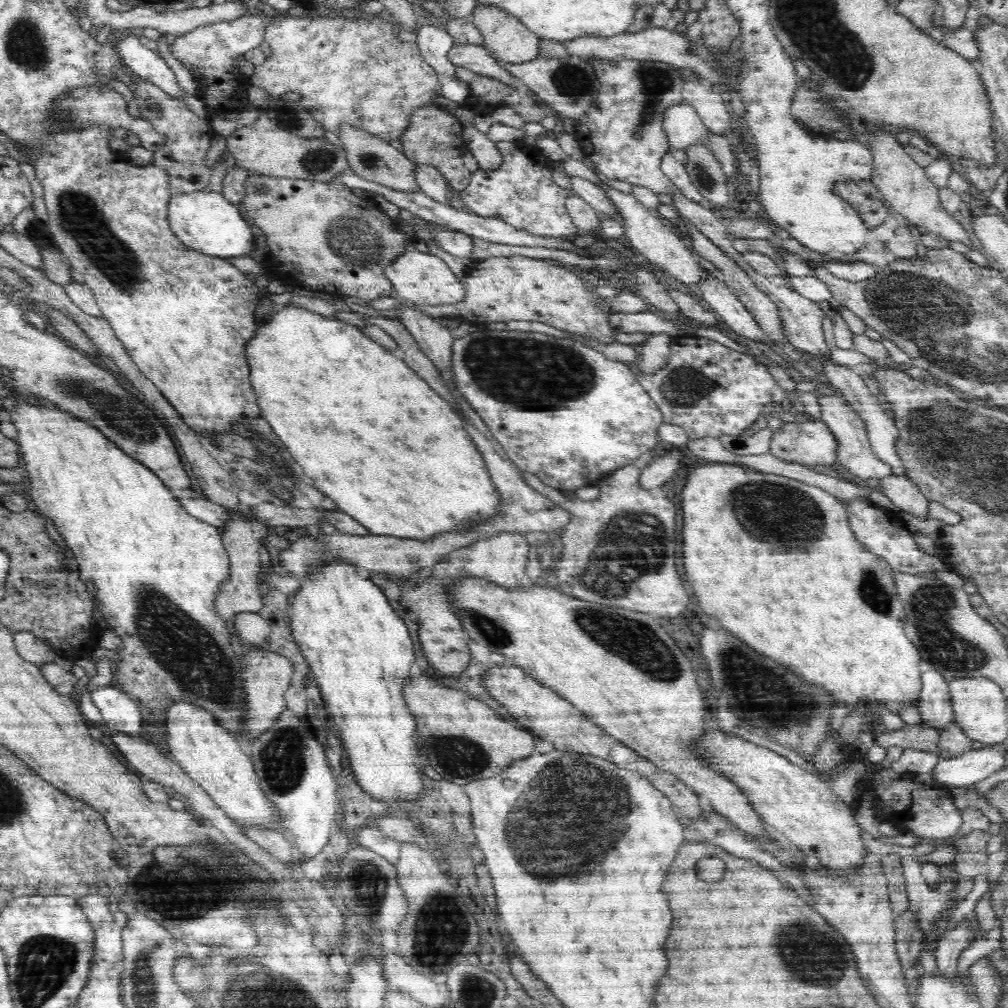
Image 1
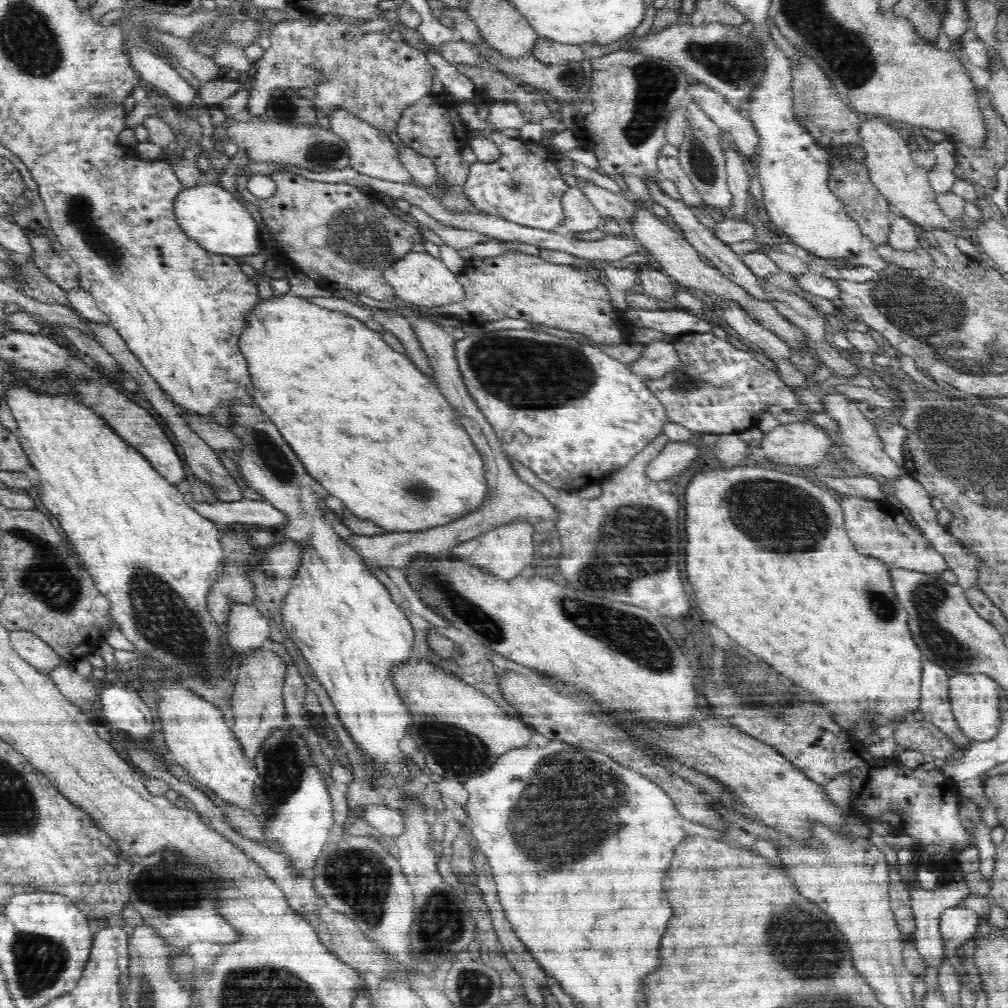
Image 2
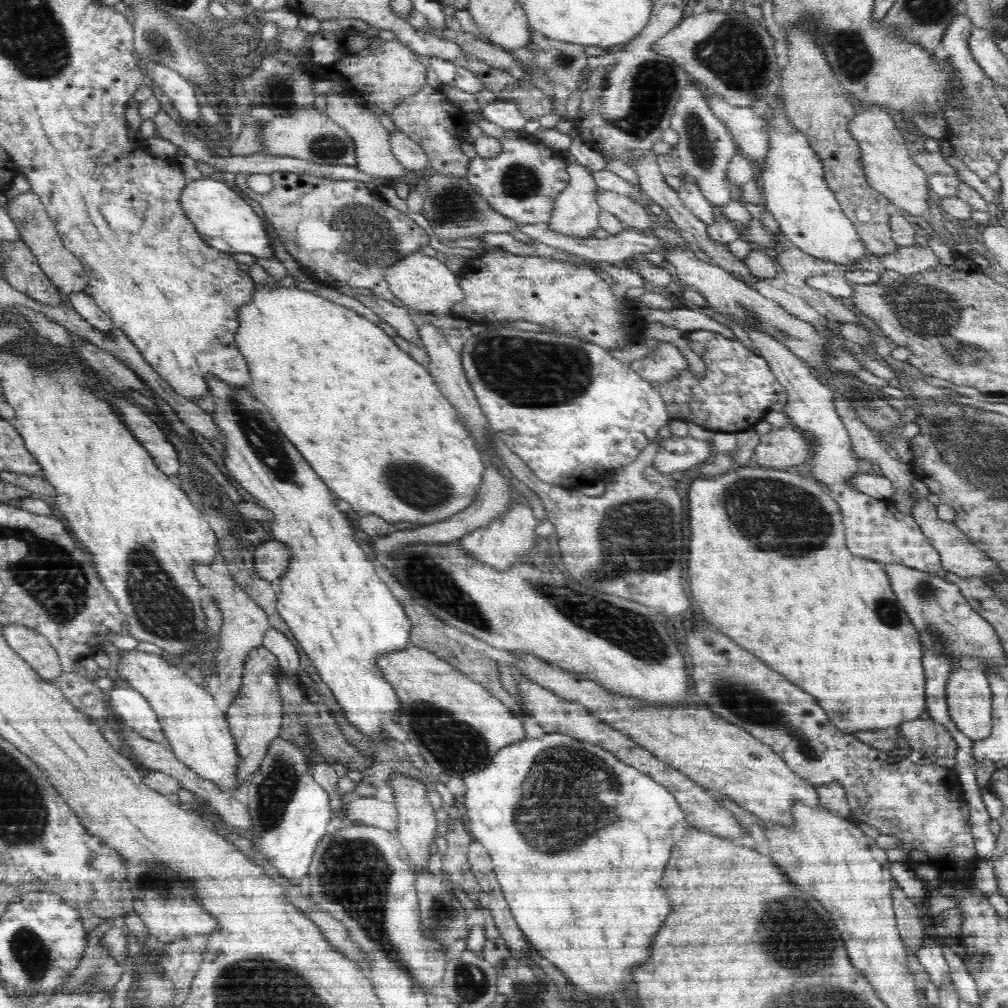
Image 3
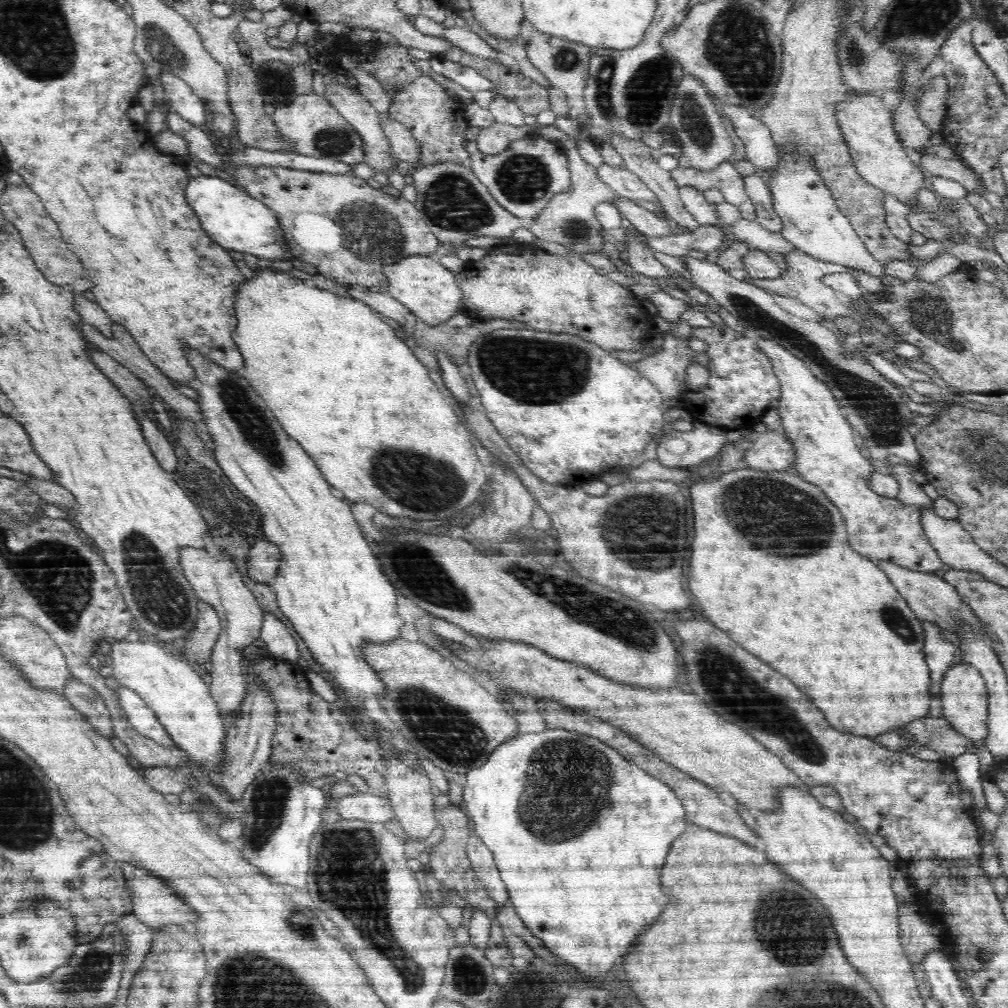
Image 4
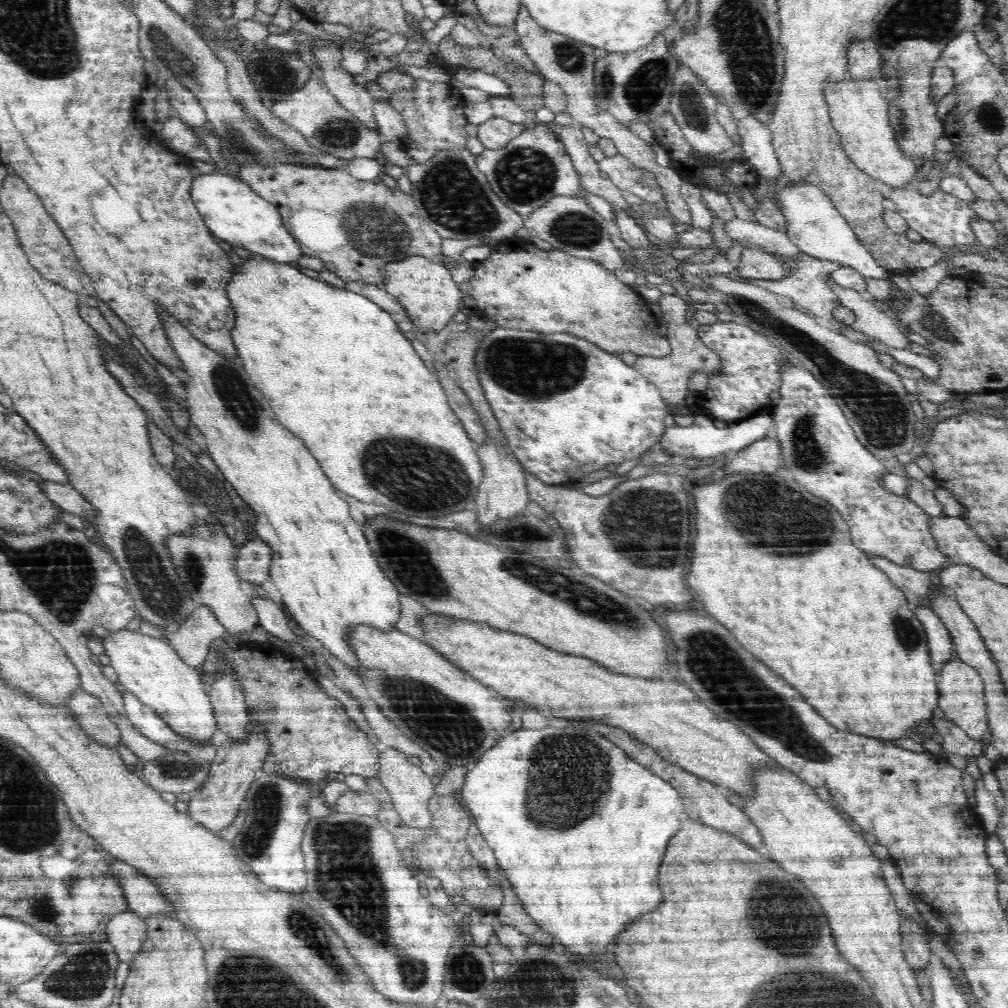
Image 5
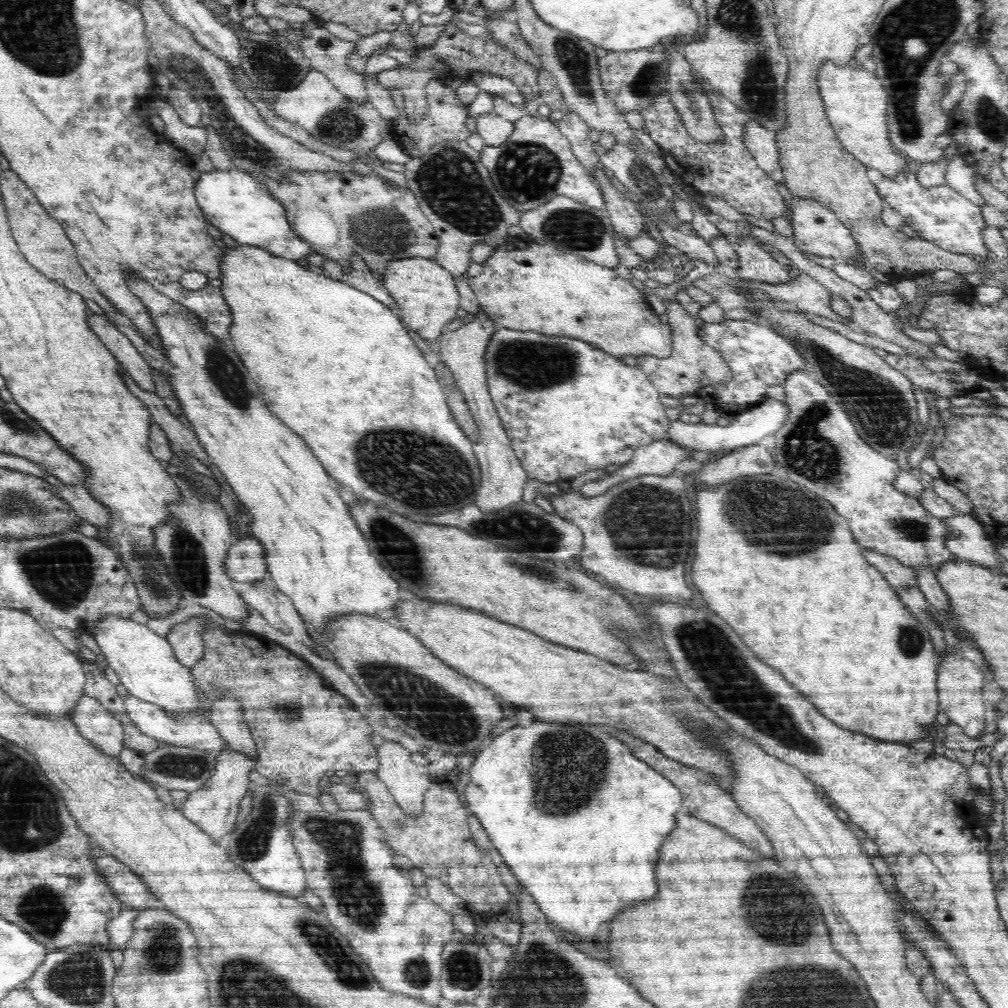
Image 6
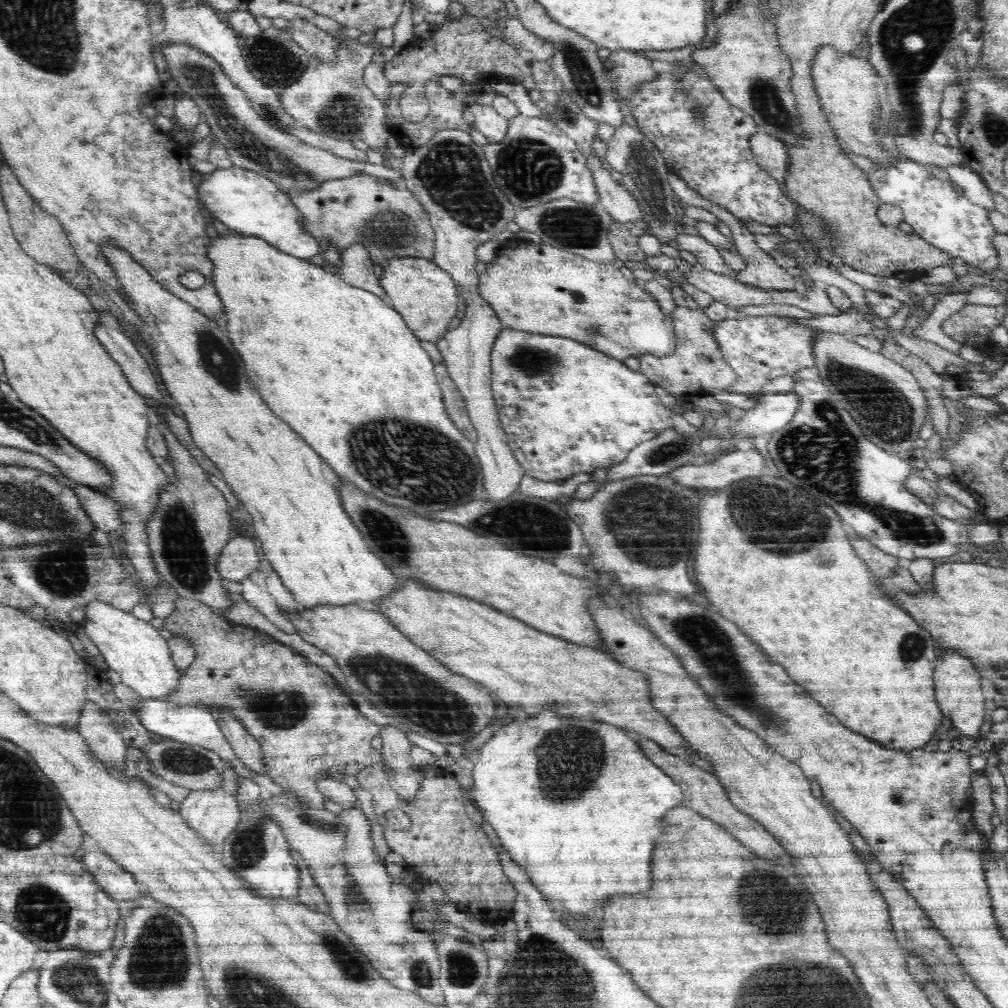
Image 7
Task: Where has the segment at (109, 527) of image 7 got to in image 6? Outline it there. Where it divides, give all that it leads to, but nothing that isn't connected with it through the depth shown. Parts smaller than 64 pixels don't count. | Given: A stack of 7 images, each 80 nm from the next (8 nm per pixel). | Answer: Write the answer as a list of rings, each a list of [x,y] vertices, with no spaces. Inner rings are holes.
[[[82,484],[60,485],[58,494],[71,503],[71,506],[78,511],[82,520],[89,522],[95,527],[107,527],[109,525],[112,518],[109,508],[92,496]]]

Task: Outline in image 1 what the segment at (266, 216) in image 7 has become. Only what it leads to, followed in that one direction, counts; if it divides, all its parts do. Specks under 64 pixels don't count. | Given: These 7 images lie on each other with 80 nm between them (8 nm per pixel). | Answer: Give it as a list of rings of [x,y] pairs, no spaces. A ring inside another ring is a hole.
[[[193,191],[191,194],[174,194],[168,202],[168,223],[171,224],[172,233],[176,239],[208,256],[228,258],[248,255],[254,250],[252,244],[253,234],[238,212],[236,205],[228,202],[224,194],[204,191]]]

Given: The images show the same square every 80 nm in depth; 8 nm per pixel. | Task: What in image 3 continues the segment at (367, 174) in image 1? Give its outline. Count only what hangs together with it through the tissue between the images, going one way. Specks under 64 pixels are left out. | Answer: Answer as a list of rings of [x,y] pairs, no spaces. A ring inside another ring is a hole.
[[[330,93],[327,96],[326,106],[326,113],[331,121],[344,127],[344,130],[347,130],[347,133],[355,141],[357,169],[379,180],[402,179],[405,176],[406,170],[392,154],[389,132],[380,123],[378,117],[372,114],[370,110],[367,110],[366,105],[360,106],[358,102],[351,100],[349,95]]]

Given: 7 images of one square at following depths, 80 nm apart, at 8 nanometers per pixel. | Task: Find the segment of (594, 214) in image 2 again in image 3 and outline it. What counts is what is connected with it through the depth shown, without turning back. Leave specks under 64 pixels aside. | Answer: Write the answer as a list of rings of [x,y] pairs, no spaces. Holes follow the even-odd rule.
[[[578,162],[568,168],[568,175],[570,176],[568,187],[555,199],[552,212],[550,212],[550,223],[538,224],[538,226],[544,226],[565,236],[594,238],[592,232],[600,227],[601,209],[596,203],[596,194],[600,188],[592,179],[592,170],[585,168]]]

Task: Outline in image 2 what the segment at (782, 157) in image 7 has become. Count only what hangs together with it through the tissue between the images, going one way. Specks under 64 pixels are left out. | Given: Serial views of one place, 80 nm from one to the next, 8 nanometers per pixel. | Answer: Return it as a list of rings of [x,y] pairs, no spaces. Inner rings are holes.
[[[691,81],[686,94],[698,104],[709,120],[724,130],[742,156],[754,160],[756,150],[759,150],[759,138],[755,124],[747,118],[744,110],[734,108],[724,95],[704,83]]]

